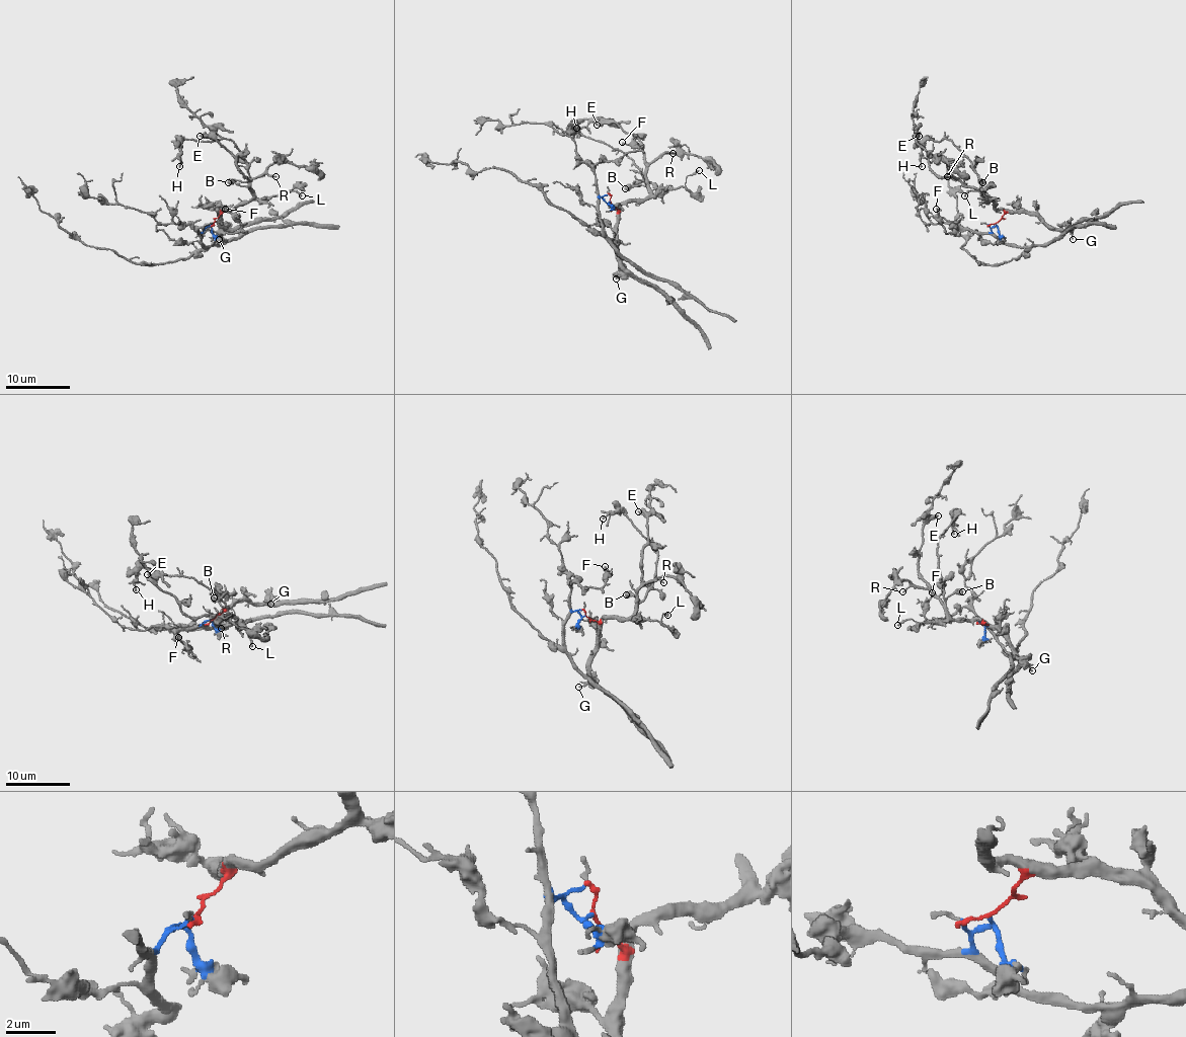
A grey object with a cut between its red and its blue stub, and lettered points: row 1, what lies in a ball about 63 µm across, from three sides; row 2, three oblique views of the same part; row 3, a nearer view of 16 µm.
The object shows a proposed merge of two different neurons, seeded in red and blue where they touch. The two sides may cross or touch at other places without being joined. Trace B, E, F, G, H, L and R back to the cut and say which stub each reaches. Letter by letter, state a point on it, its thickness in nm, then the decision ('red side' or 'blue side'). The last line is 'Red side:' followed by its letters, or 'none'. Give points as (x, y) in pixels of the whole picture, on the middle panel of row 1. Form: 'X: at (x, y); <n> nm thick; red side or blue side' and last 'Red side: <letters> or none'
B: at (625, 188); 550 nm thick; red side
E: at (597, 125); 360 nm thick; red side
F: at (622, 142); 240 nm thick; blue side
G: at (616, 278); 140 nm thick; red side
H: at (576, 128); 160 nm thick; red side
L: at (699, 170); 200 nm thick; red side
R: at (673, 153); 160 nm thick; red side
Red side: B, E, G, H, L, R

